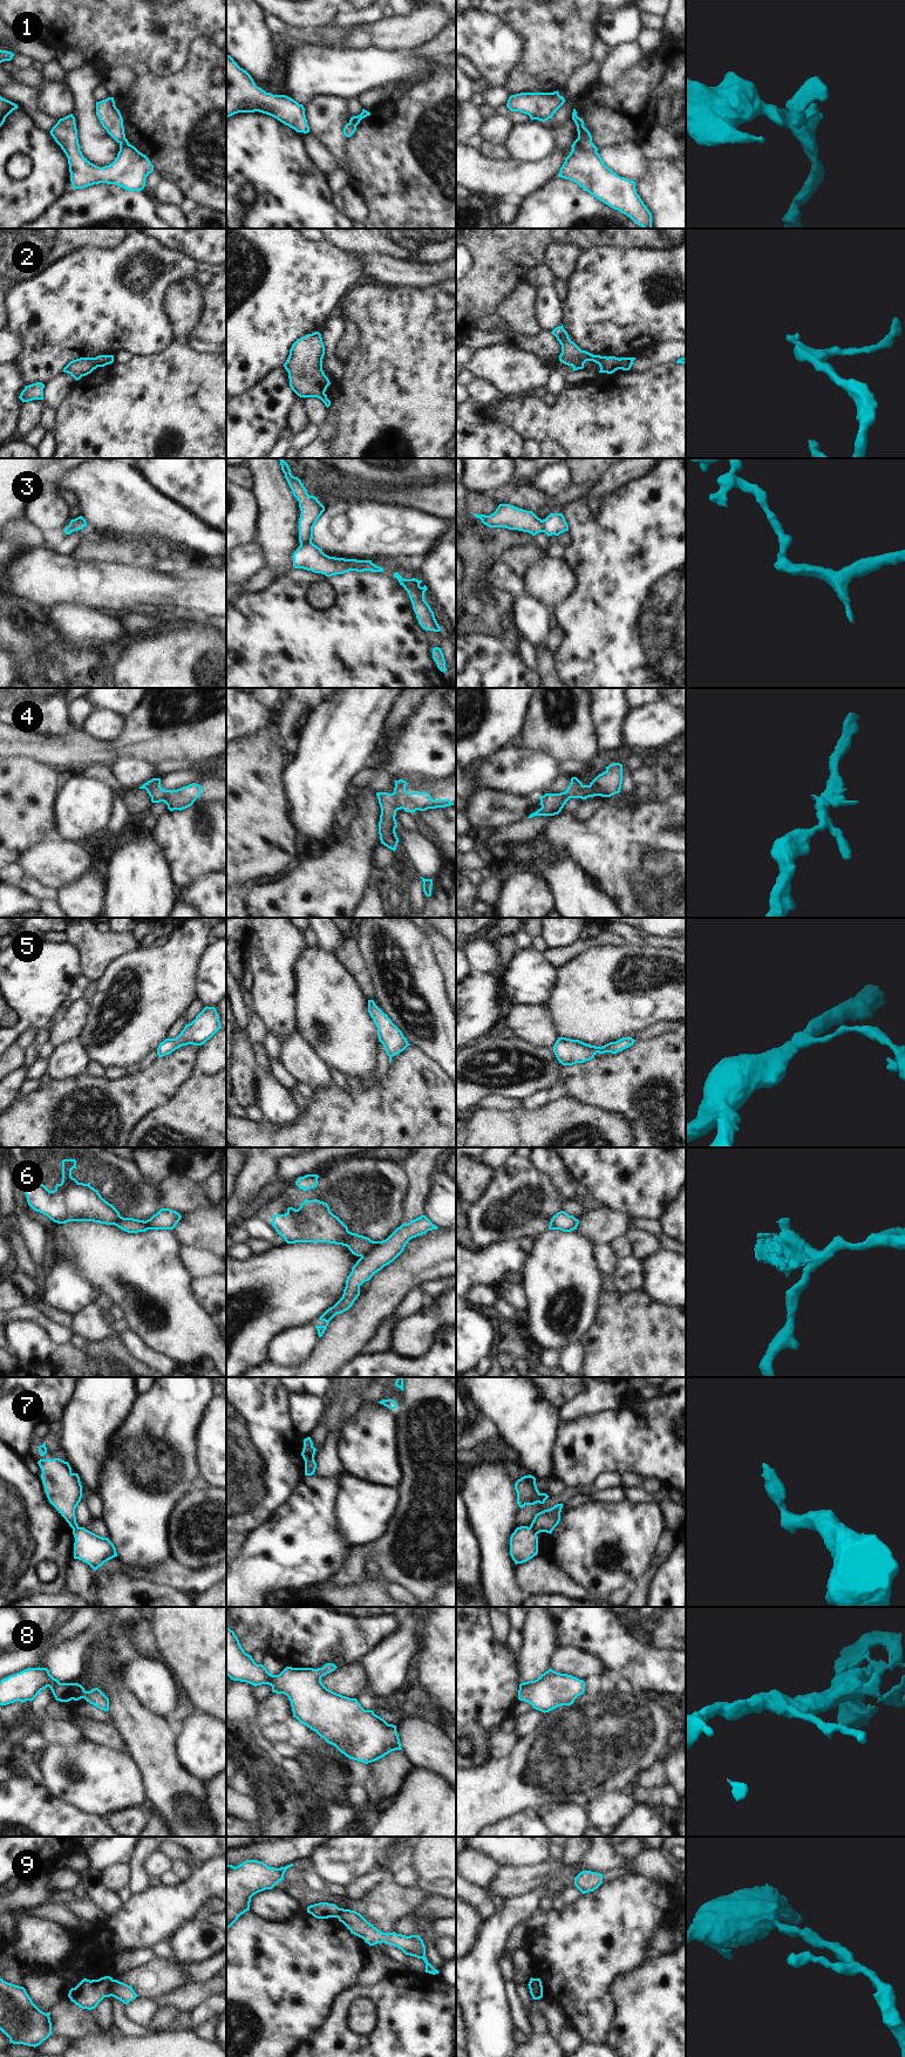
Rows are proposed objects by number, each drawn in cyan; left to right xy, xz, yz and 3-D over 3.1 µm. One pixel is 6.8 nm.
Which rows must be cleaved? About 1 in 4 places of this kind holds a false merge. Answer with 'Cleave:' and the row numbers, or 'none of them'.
Cleave: 3, 6, 7, 9

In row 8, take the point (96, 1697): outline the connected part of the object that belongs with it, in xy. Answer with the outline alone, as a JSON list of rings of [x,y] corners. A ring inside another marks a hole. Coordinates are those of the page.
[[[27,1668],[0,1681],[0,1705],[33,1701],[41,1690],[50,1688],[56,1701],[84,1698],[101,1710],[109,1710],[109,1698],[98,1689],[86,1691],[79,1683],[60,1683],[47,1668]]]

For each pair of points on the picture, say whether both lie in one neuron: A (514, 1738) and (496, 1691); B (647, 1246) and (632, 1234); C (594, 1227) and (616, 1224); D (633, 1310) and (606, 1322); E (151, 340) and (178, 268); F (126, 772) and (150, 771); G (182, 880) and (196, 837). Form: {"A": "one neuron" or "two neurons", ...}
{"A": "two neurons", "B": "one neuron", "C": "one neuron", "D": "one neuron", "E": "one neuron", "F": "one neuron", "G": "one neuron"}

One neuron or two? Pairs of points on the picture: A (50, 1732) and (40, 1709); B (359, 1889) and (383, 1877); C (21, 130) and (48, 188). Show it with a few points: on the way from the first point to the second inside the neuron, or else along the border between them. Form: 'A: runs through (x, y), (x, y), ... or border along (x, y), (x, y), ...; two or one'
A: border along (33, 1712), (41, 1720), (47, 1716); two
B: runs through (365, 1884), (378, 1878); one
C: runs through (33, 144), (48, 159), (48, 174); one

